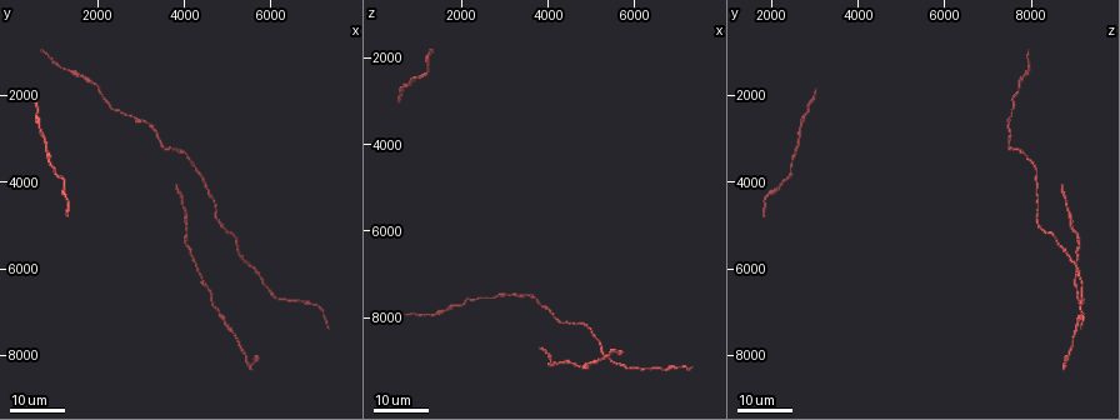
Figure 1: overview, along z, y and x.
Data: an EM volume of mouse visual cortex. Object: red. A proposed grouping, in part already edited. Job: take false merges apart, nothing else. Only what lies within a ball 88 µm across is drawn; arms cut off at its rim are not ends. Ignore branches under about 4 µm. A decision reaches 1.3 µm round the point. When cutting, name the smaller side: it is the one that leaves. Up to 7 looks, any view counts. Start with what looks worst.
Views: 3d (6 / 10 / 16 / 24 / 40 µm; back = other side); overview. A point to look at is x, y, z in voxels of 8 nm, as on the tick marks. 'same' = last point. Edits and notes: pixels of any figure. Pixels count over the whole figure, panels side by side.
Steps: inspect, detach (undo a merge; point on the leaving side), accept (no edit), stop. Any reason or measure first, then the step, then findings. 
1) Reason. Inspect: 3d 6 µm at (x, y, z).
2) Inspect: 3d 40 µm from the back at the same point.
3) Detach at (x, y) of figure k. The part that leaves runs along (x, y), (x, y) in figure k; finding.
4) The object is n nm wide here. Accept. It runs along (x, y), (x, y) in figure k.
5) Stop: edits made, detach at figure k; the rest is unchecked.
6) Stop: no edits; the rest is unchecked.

Thick turns thin. Inspect: 3d 16 µm at (4100, 5050, 8900).

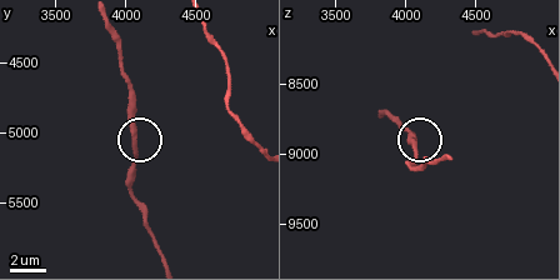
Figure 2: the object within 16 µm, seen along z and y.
Inspect: 3d 6 µm at (4040, 4980, 8920).

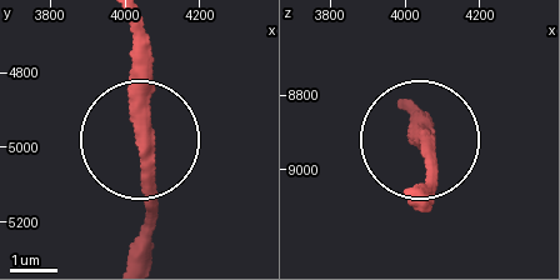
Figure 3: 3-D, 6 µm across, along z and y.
The object is 300 nm wide here. Accept. One cell here.

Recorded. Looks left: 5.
Thick turns thin. Inspect: 3d 24 µm at (3550, 3200, 7500).

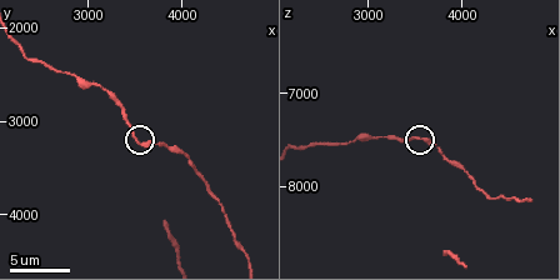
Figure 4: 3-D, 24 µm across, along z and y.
Inspect: 3d 10 µm at (3550, 3200, 7450).

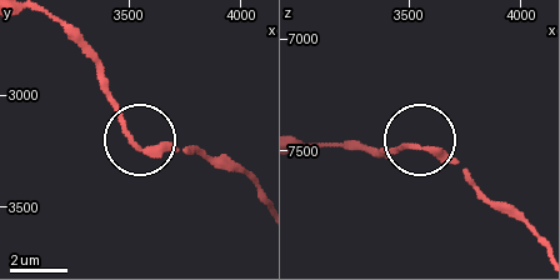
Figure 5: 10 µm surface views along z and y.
Inspect: 3d 6 µm at (3520, 3210, 7480).

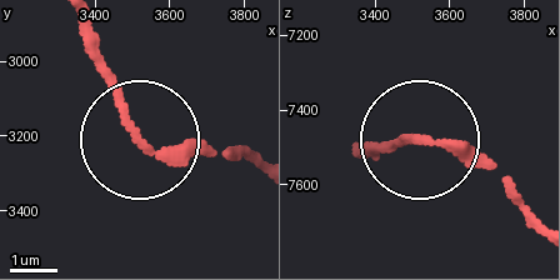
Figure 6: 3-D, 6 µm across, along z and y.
The object is 200 nm wide here. Accept. It runs along (358, 148), (458, 139), (514, 184) in figure 6; all the same cell.

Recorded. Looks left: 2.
Sudden change in width. Inspect: 3d 24 µm at (1400, 1450, 7950).

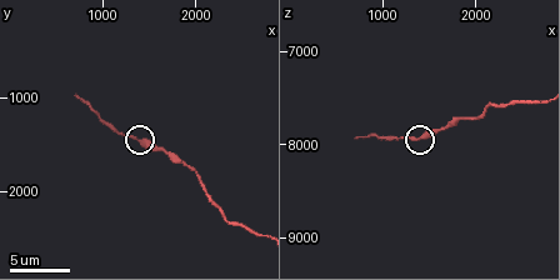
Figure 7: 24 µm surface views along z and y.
Closer look. Inspect: 3d 6 µm at (1350, 1500, 7900).

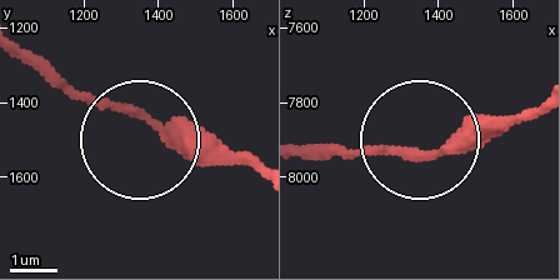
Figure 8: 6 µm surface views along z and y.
Accept. It runs along (259, 179), (20, 60) in figure 8; all the same cell.

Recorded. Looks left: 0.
Stop: no edits; the rest is unchecked.

